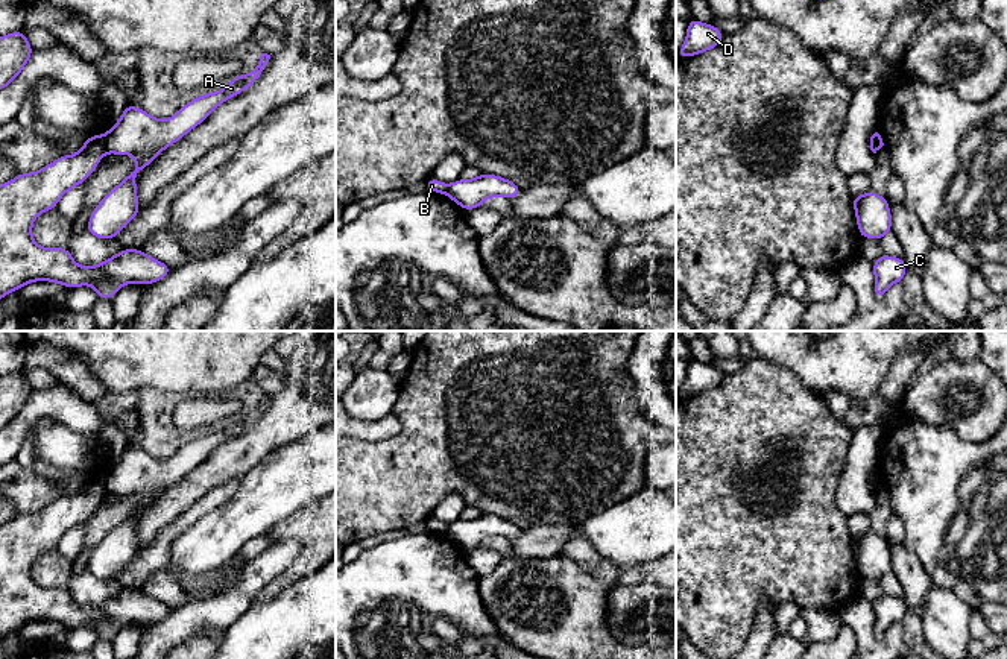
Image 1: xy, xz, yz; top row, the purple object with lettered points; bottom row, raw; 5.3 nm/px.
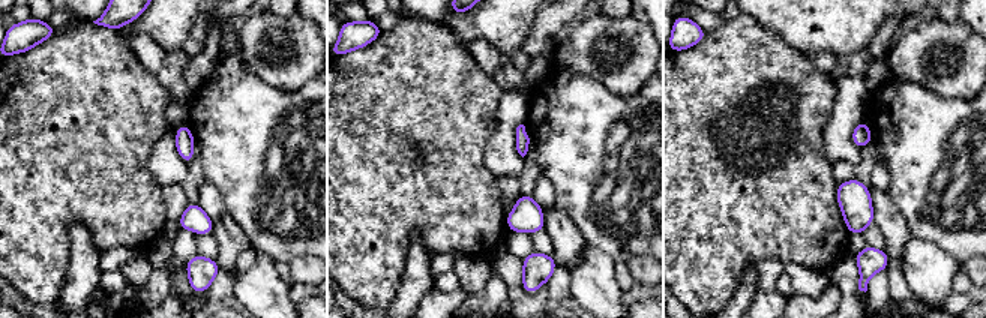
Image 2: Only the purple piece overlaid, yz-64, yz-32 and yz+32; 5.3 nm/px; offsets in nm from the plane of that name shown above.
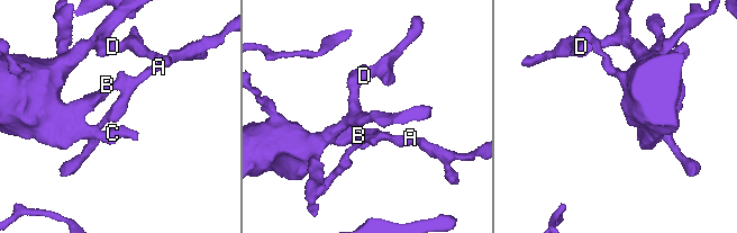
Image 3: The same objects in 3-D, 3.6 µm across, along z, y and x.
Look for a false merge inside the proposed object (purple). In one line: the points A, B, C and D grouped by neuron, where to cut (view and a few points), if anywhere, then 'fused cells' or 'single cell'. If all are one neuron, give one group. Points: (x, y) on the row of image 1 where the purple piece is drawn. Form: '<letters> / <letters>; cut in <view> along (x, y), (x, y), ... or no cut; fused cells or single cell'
A / B C D; cut in xy along (105, 135), (107, 149); fused cells

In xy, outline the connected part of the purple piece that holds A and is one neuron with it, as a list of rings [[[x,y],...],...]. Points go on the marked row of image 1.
[[[261,53],[258,65],[249,74],[232,77],[220,91],[197,96],[169,120],[158,120],[141,108],[128,103],[120,120],[106,132],[106,150],[114,155],[134,155],[137,164],[93,210],[87,232],[103,240],[115,238],[123,226],[140,213],[137,175],[166,147],[200,125],[219,105],[246,91],[260,77],[269,59],[270,55]]]

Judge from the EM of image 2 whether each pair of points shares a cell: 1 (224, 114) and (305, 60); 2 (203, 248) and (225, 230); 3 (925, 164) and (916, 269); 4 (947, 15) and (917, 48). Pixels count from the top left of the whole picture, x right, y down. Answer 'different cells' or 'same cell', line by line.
1: different cells
2: different cells
3: different cells
4: different cells

